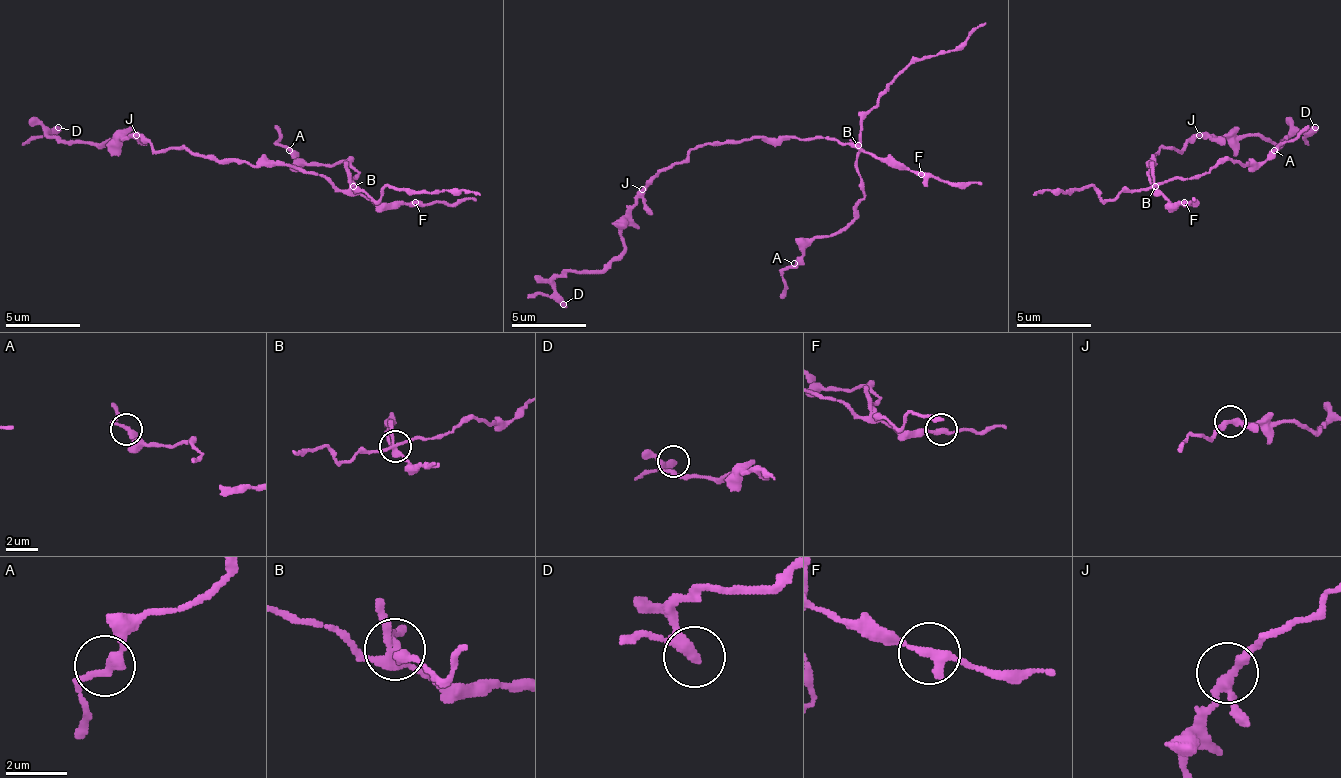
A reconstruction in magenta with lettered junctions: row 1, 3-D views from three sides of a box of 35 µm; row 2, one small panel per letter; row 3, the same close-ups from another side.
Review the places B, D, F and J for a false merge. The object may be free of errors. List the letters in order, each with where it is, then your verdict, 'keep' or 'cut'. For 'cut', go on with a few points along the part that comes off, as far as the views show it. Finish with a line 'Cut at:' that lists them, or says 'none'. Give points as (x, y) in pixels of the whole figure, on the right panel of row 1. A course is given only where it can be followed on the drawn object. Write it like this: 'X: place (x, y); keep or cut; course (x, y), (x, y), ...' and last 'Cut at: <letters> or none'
B: place (1155, 186); keep
D: place (1315, 127); keep
F: place (1184, 202); keep
J: place (1199, 135); keep
Cut at: none

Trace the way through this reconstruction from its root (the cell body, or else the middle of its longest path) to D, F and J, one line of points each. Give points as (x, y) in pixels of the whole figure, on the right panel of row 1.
D: (1147, 165), (1162, 150), (1184, 150), (1199, 135), (1259, 135), (1281, 142), (1292, 131), (1315, 127)
F: (1147, 165), (1151, 168), (1147, 179), (1155, 191), (1169, 202), (1184, 202)
J: (1147, 165), (1162, 150), (1181, 150), (1199, 135)

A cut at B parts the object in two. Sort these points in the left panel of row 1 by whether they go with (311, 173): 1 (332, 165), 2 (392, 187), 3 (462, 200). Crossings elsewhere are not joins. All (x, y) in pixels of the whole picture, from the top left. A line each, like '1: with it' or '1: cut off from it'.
1: cut off from it
2: cut off from it
3: with it

